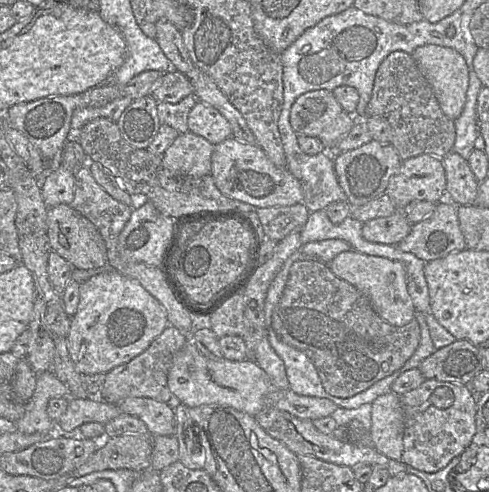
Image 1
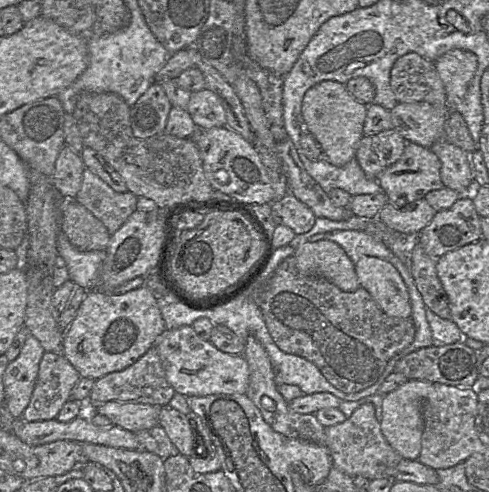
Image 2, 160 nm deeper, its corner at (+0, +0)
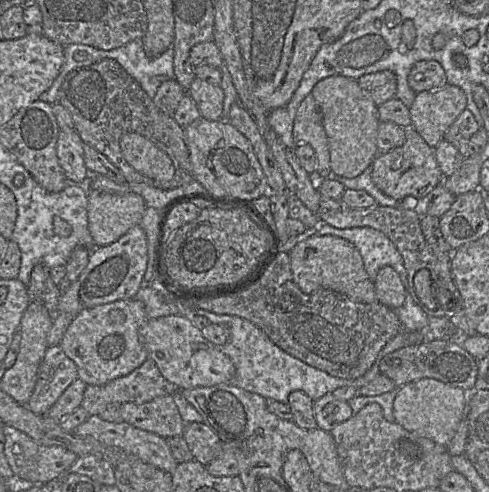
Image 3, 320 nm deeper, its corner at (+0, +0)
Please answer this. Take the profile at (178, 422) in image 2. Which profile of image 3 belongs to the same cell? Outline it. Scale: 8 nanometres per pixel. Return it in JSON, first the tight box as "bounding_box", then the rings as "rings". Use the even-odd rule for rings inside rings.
{"bounding_box":[182,423,222,466],"rings":[[[186,423],[182,437],[192,452],[194,460],[205,466],[221,452],[222,441],[217,433],[205,423]]]}

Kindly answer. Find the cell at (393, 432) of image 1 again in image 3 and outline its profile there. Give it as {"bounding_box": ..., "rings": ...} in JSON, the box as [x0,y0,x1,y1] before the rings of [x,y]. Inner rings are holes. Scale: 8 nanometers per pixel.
{"bounding_box":[393,378,468,446],"rings":[[[423,378],[401,386],[393,403],[395,422],[410,432],[446,446],[468,411],[468,392],[439,380]]]}

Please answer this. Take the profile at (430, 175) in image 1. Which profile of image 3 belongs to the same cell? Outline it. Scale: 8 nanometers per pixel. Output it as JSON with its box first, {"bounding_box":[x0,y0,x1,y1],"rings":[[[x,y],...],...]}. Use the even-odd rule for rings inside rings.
{"bounding_box":[370,127,445,201],"rings":[[[413,127],[405,129],[403,145],[387,153],[378,154],[370,166],[371,178],[377,188],[397,201],[407,196],[419,199],[445,178],[436,161],[434,148],[430,147]]]}

